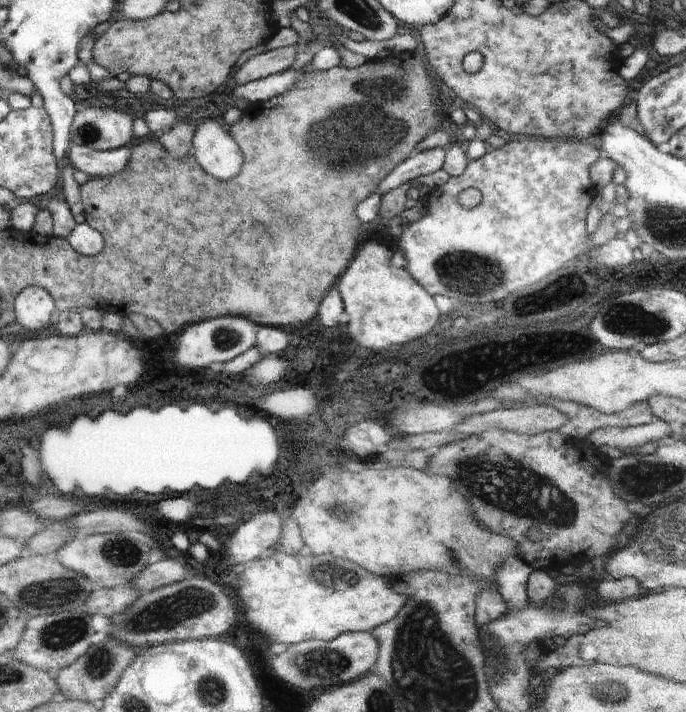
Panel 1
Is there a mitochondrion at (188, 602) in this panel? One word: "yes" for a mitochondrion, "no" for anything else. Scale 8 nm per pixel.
yes

